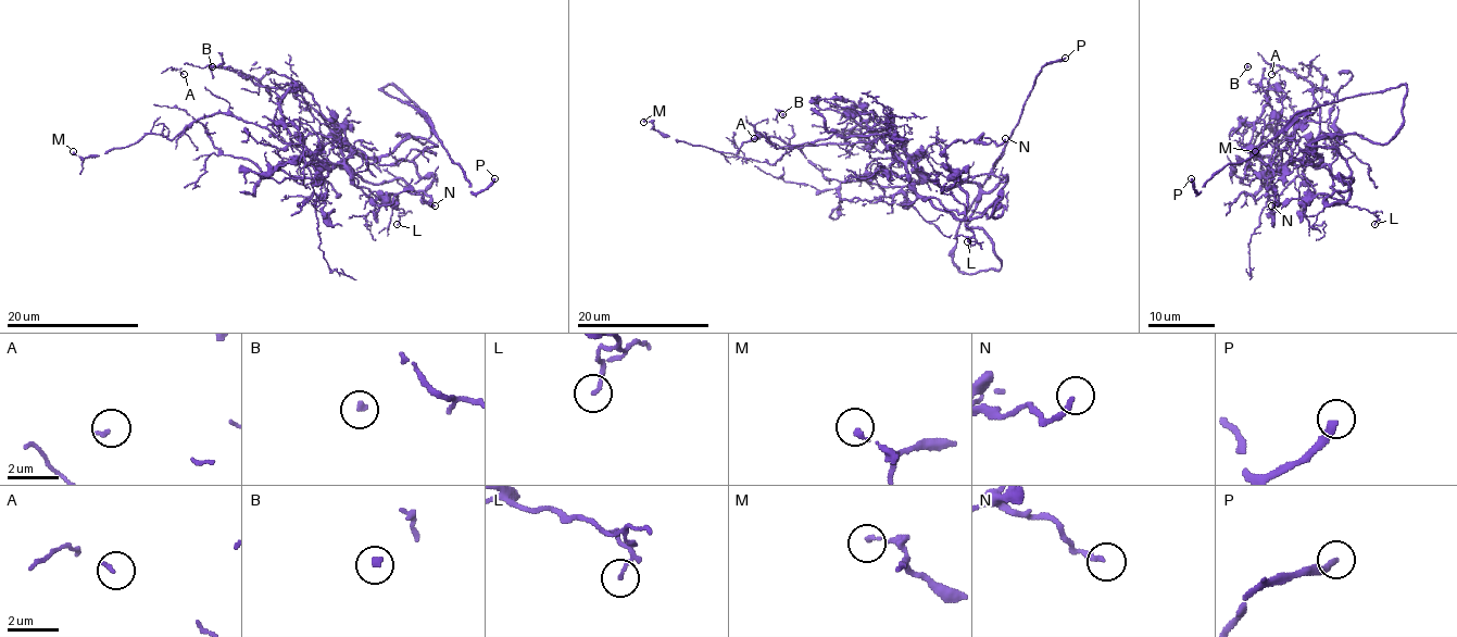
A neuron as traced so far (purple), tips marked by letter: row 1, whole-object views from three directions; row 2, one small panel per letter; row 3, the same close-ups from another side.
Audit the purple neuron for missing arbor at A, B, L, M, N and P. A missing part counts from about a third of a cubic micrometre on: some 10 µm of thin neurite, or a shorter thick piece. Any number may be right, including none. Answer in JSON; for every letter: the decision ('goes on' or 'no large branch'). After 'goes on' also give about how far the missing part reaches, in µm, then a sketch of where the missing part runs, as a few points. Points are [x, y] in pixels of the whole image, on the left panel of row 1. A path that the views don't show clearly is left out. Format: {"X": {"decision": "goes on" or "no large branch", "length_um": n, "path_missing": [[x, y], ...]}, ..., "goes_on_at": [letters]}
{"A": {"decision": "no large branch"}, "B": {"decision": "no large branch"}, "L": {"decision": "no large branch"}, "M": {"decision": "no large branch"}, "N": {"decision": "no large branch"}, "P": {"decision": "goes on", "length_um": 7, "path_missing": [[494, 178], [510, 163], [518, 163], [526, 154]]}, "goes_on_at": ["P"]}

